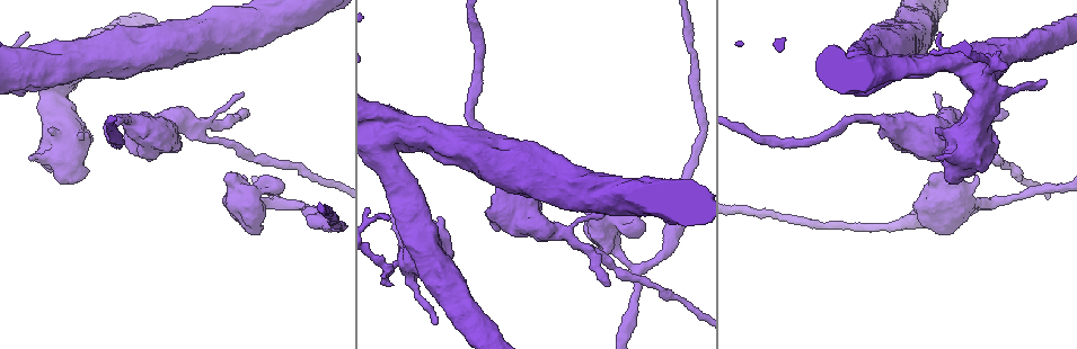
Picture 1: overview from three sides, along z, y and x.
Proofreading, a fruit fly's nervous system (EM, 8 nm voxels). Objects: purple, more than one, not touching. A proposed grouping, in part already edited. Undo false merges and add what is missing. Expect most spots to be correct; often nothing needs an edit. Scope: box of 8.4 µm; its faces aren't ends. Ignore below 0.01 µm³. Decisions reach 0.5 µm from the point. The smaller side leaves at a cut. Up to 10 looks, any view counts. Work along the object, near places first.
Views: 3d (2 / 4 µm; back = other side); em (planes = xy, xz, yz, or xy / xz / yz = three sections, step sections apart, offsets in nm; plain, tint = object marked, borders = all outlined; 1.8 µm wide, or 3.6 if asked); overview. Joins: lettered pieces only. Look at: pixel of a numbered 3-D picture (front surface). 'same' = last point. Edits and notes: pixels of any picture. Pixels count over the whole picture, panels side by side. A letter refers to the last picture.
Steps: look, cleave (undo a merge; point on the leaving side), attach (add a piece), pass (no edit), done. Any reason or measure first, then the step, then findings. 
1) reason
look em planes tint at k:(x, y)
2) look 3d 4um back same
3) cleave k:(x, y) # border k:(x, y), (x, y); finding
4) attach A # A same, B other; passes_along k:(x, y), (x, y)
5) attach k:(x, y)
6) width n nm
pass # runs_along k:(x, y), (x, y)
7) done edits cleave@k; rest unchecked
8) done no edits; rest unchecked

an open end
look 3d 2um back at 1:(270, 179)

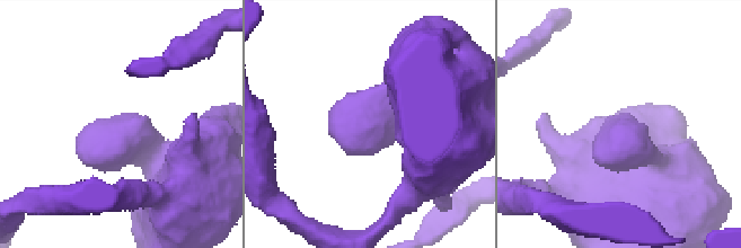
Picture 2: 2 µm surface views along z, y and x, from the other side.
need the tissue
look em planes borders at 2:(642, 125)

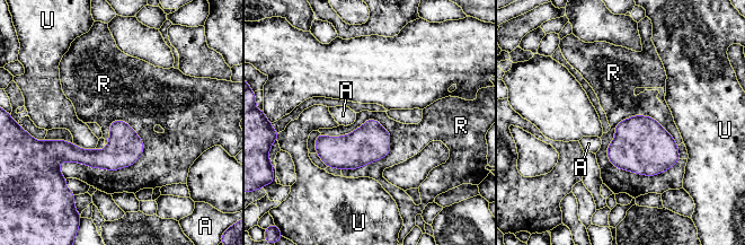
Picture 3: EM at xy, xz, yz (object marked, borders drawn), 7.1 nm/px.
pass # A other, R other, U other; border 3:(606, 148), (641, 174), (679, 160); none of them fits

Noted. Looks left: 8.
free end
look em xy step 4 borders at 1:(246, 112)

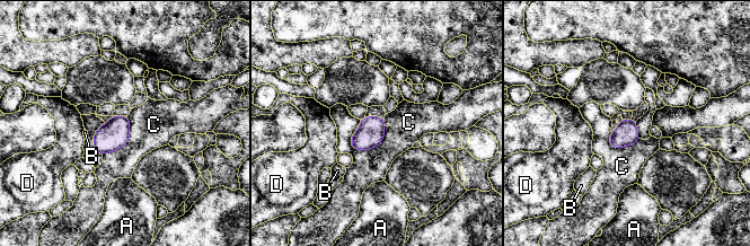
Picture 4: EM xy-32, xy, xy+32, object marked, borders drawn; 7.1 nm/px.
look em xz step 8 borders same

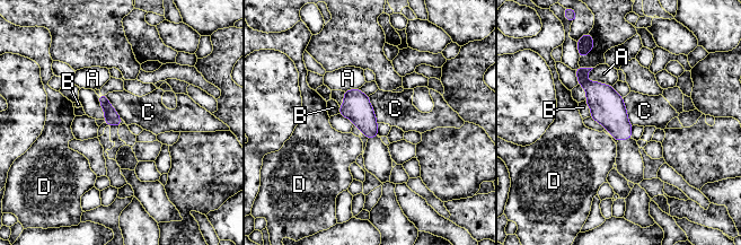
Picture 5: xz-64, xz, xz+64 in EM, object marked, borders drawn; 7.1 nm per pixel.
pass # A other, B other, C other, D other; no lettered piece goes on from it

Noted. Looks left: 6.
an open end
look em yz step 16 borders at 1:(1008, 68)

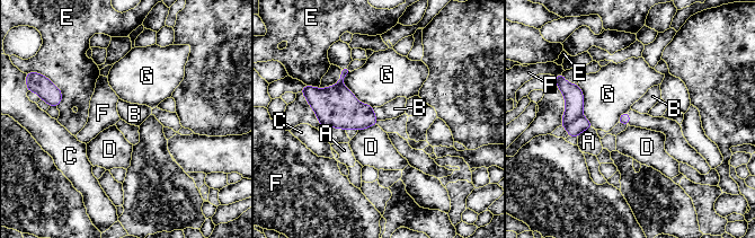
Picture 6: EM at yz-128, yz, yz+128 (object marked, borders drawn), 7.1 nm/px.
cut it another way
look em planes borders same

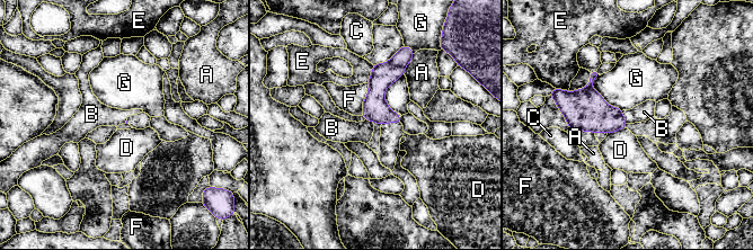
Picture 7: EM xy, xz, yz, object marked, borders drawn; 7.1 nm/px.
cleave 7:(383, 74) # A other, B other, C other, D other, E other, F other, G other; border 7:(388, 62), (404, 68); a second neuron is stuck on

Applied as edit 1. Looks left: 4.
look overview

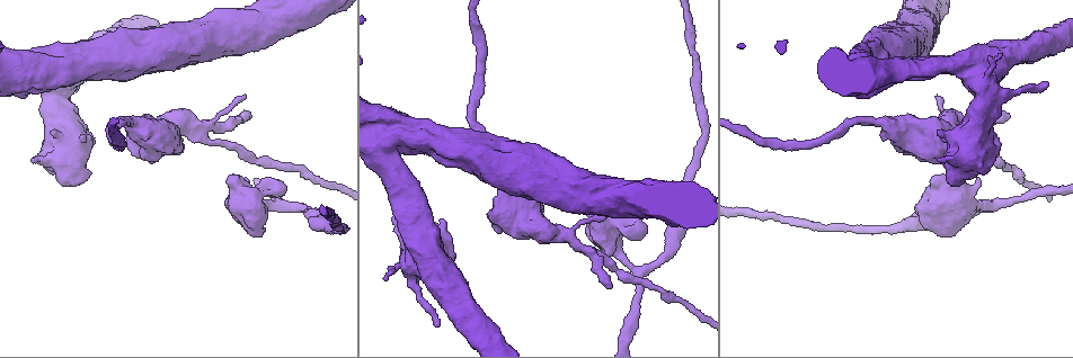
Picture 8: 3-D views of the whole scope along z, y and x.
sharp bend
look em 3.6um planes borders at 8:(384, 140)

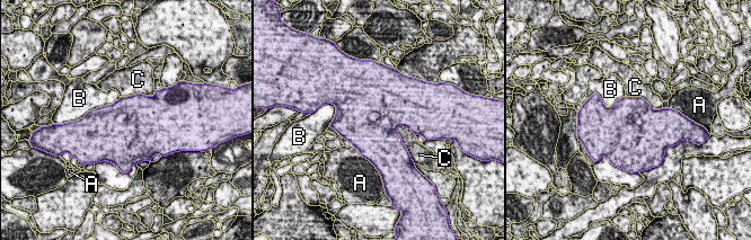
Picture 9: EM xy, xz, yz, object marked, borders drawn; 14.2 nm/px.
width 850 nm
pass # A other, B other, C other; one neuron here

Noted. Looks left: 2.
done edits cleave@7; rest unchecked

